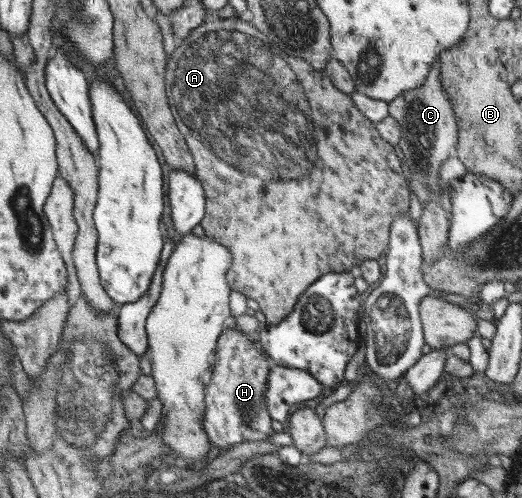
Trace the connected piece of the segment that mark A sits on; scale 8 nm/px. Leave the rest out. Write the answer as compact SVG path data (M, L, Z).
M220 16L206 19L200 27L182 39L182 42L177 43L169 57L167 84L170 106L176 116L177 125L189 143L197 166L196 176L202 182L205 191L206 217L201 223L204 233L212 240L218 240L218 243L230 248L230 252L234 252L234 266L229 272L229 284L232 290L259 303L260 310L268 318L268 325L276 327L286 316L290 316L298 300L317 283L318 279L322 278L322 275L348 273L352 266L360 267L365 260L379 259L386 250L389 250L394 222L401 215L406 215L412 204L413 192L410 191L409 182L404 176L406 167L403 160L398 158L394 145L384 140L378 132L377 123L366 117L354 103L352 96L338 89L325 71L314 68L304 58L290 56L284 52L252 22L240 20L240 17L236 16L230 18Z

